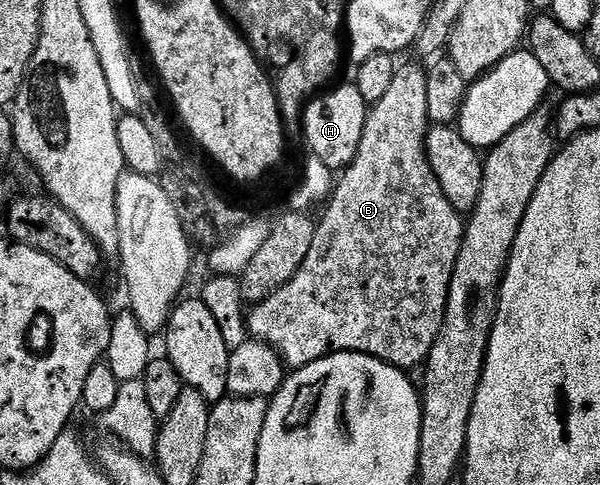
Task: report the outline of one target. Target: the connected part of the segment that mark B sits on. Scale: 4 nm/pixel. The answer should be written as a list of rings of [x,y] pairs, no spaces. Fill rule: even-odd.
[[[399,64],[394,70],[392,84],[388,86],[384,99],[377,101],[366,114],[364,139],[360,139],[360,151],[356,151],[356,159],[352,159],[349,167],[337,178],[333,192],[325,202],[326,214],[317,222],[315,238],[312,240],[307,259],[286,286],[280,287],[274,294],[268,295],[249,310],[249,336],[255,341],[272,346],[291,370],[303,369],[308,363],[316,363],[316,359],[324,359],[333,353],[363,353],[389,365],[395,365],[397,369],[403,371],[411,371],[410,369],[416,368],[417,365],[418,368],[425,366],[426,359],[442,330],[448,307],[448,287],[452,283],[452,271],[456,271],[456,259],[460,255],[464,232],[463,214],[458,213],[456,207],[448,203],[448,199],[444,199],[444,191],[440,191],[436,175],[432,175],[432,167],[426,154],[426,131],[429,128],[431,124],[428,115],[426,69],[418,65]]]

